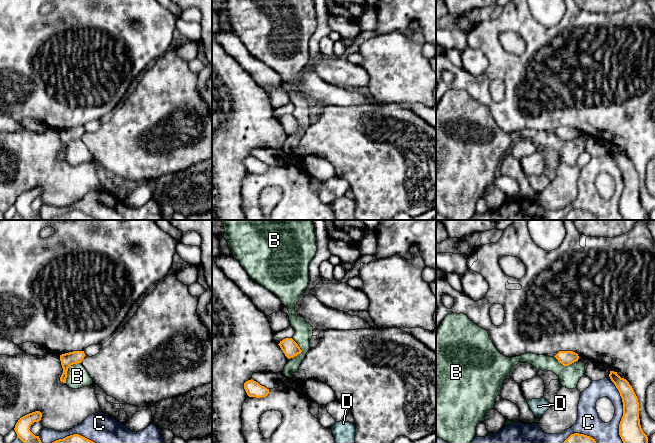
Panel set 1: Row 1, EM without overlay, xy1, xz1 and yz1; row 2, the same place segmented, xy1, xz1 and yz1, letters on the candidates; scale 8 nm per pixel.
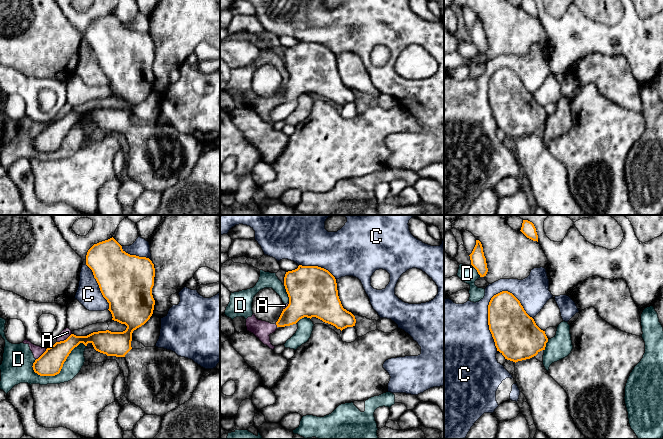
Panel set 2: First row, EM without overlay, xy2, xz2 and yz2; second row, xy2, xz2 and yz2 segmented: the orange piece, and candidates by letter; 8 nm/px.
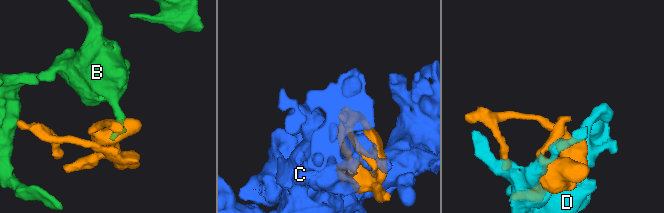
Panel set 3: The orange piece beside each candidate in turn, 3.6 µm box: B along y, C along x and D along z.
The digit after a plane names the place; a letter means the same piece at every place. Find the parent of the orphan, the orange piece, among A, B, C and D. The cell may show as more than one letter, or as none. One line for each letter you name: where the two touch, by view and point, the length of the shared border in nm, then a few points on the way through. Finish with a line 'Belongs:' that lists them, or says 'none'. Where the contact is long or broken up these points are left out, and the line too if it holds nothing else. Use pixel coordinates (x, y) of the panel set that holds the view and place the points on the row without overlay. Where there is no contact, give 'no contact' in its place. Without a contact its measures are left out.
Belongs: none

